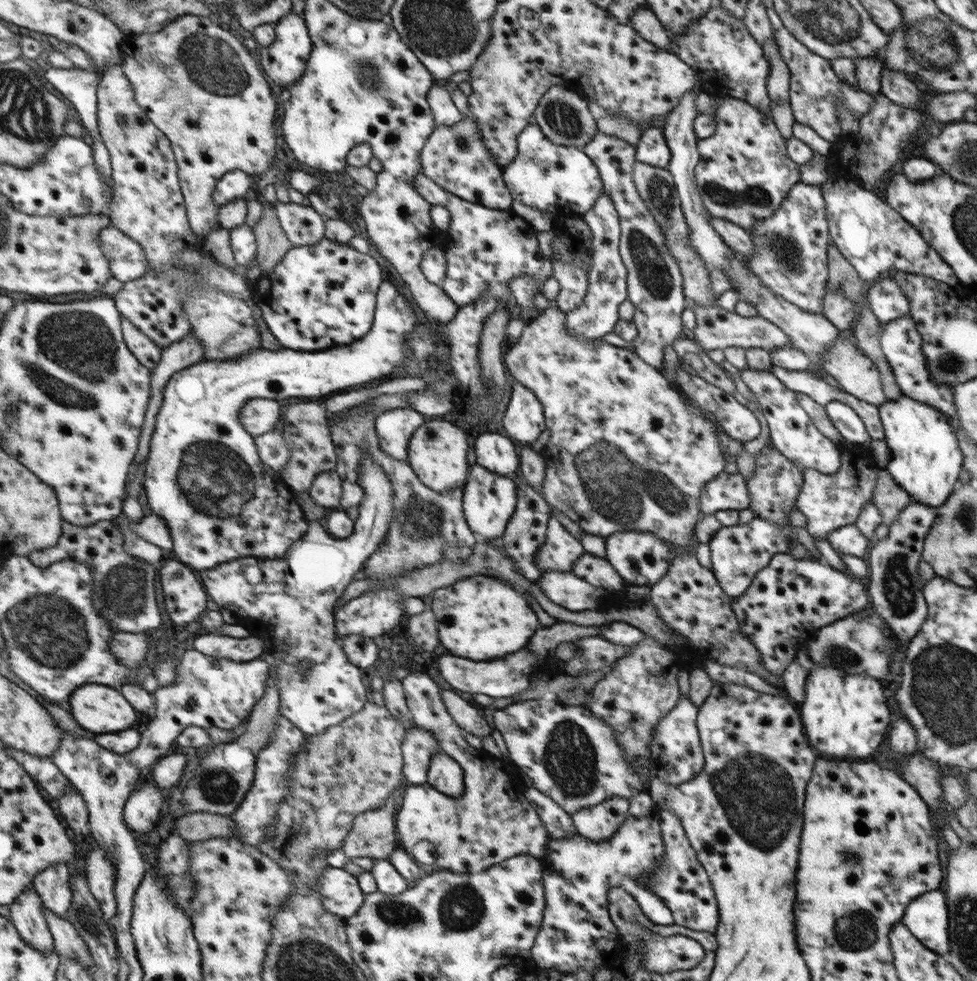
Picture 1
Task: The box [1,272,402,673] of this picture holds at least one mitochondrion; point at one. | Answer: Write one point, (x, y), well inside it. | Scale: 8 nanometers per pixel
(75, 346)

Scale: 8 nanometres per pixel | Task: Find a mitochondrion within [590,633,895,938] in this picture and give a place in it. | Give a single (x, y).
(766, 825)

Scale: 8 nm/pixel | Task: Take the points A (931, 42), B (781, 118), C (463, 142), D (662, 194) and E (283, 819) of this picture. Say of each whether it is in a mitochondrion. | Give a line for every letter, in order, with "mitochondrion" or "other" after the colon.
A: mitochondrion
B: other
C: mitochondrion
D: mitochondrion
E: other

